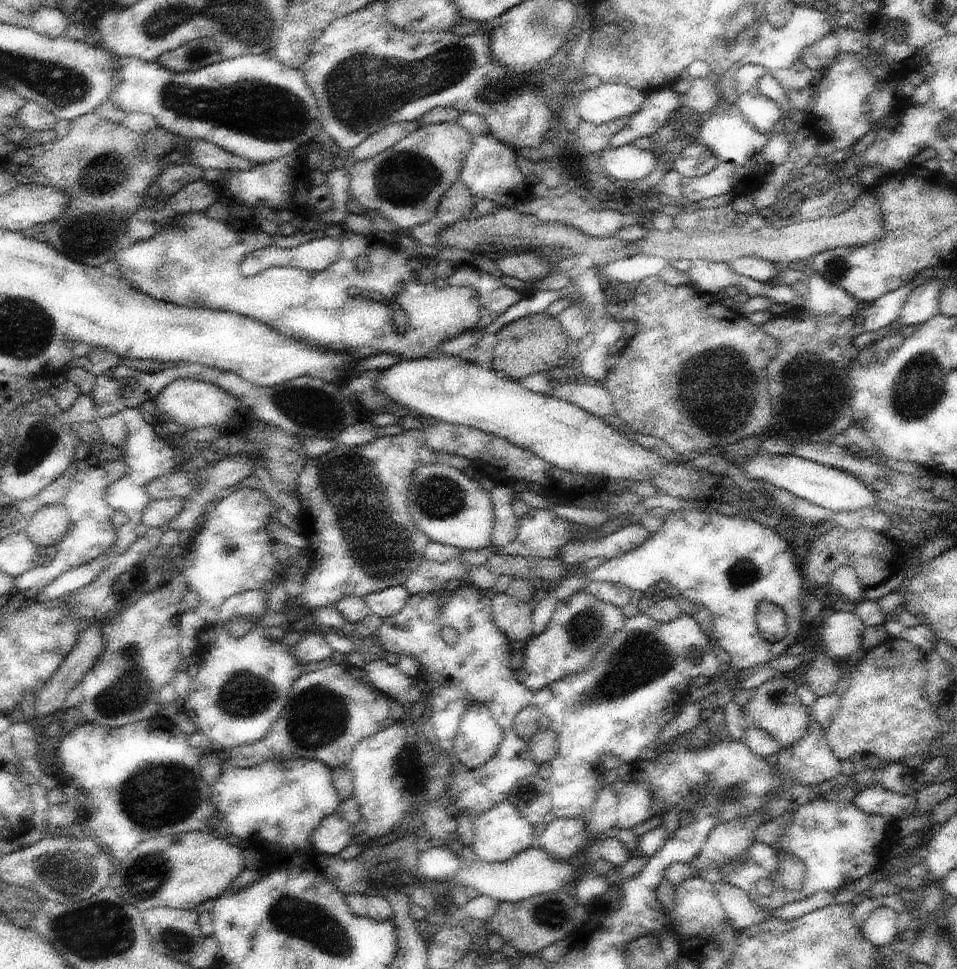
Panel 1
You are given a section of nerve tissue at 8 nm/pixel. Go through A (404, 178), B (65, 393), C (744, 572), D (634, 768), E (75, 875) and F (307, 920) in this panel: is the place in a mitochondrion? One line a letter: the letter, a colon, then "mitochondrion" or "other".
A: mitochondrion
B: other
C: mitochondrion
D: other
E: mitochondrion
F: mitochondrion

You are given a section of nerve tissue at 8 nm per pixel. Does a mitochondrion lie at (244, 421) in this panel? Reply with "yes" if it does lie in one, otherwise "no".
no

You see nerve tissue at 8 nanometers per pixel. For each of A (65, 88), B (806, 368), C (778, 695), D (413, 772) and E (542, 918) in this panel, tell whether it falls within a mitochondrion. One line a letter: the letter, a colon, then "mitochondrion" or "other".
A: mitochondrion
B: mitochondrion
C: mitochondrion
D: other
E: mitochondrion

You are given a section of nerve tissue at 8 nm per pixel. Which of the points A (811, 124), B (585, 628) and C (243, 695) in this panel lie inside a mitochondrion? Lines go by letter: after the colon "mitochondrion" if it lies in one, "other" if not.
A: other
B: mitochondrion
C: mitochondrion

